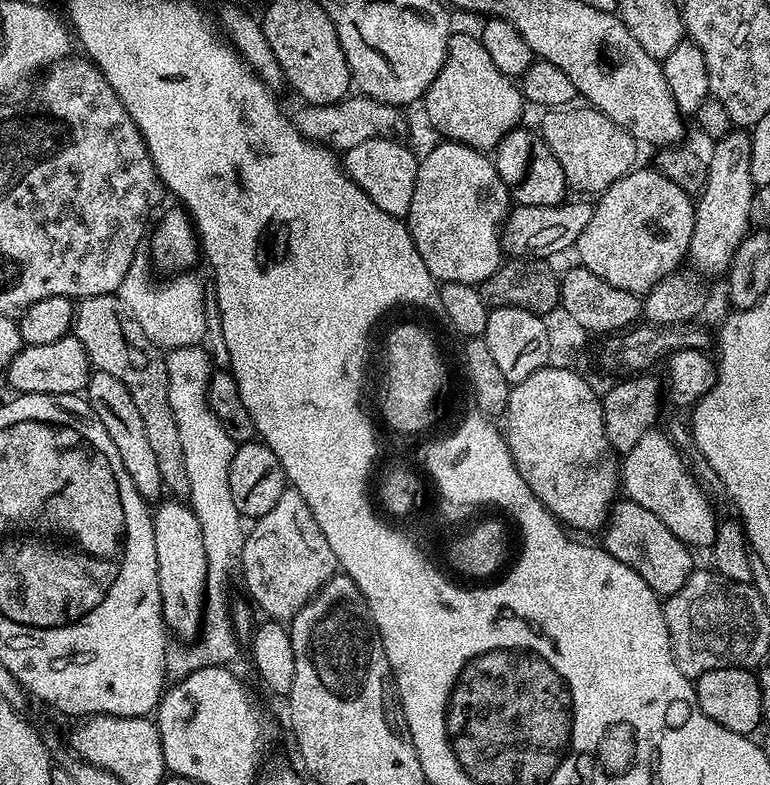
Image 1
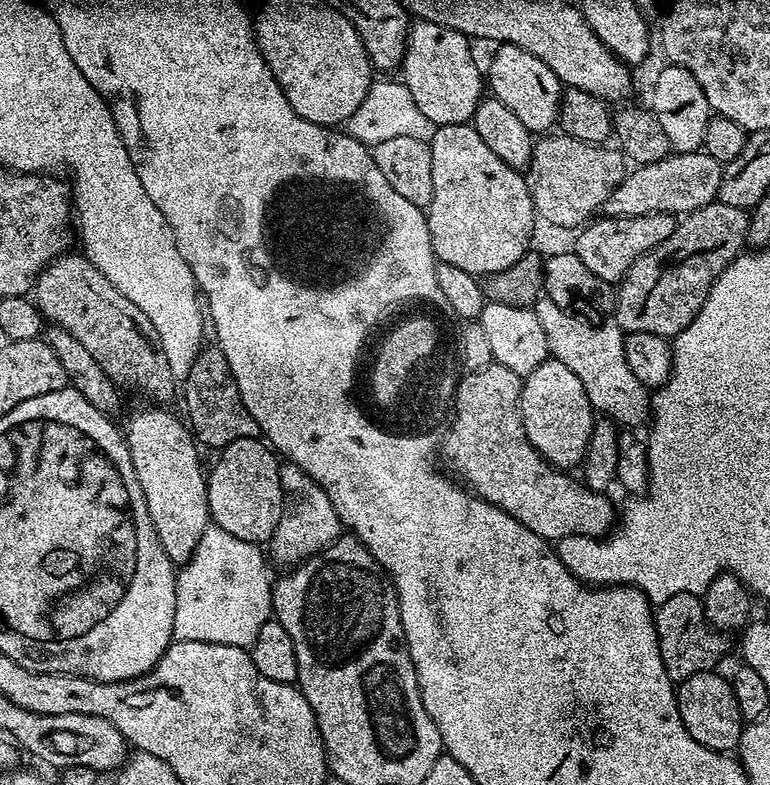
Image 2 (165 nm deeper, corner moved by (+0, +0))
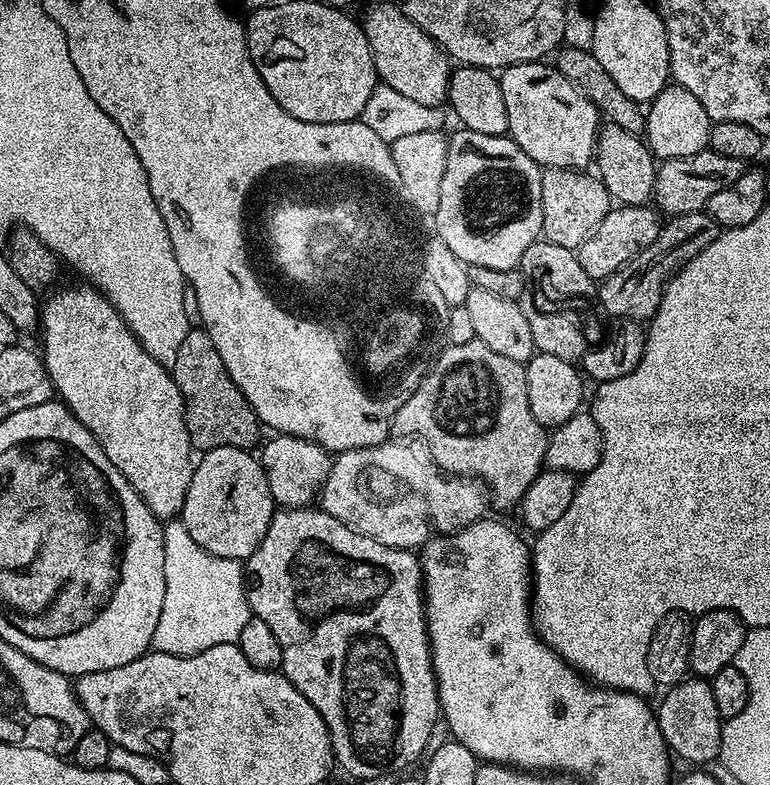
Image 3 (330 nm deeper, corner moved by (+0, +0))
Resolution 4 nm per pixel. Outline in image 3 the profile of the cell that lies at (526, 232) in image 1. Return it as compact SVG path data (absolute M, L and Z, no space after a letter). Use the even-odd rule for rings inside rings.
M711 150L690 154L686 158L665 160L656 169L653 203L661 213L669 217L699 212L707 209L710 198L714 198L714 194L738 182L738 178L742 178L745 170L745 161L726 158Z

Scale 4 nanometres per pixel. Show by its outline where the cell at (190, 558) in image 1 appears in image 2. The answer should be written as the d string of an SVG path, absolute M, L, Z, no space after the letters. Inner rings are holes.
M164 406L148 407L152 408L140 408L128 420L128 449L158 542L162 542L162 550L166 550L173 565L183 566L192 557L210 523L208 482L205 469L200 469L201 449L179 415L176 417Z

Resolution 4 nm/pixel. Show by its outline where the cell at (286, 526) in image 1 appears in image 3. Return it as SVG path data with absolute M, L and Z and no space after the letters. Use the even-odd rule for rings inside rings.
M279 434L271 438L273 440L263 441L258 452L258 459L270 482L270 494L273 500L280 508L309 507L319 497L320 490L324 487L332 469L333 457L321 444L315 444L306 438Z

